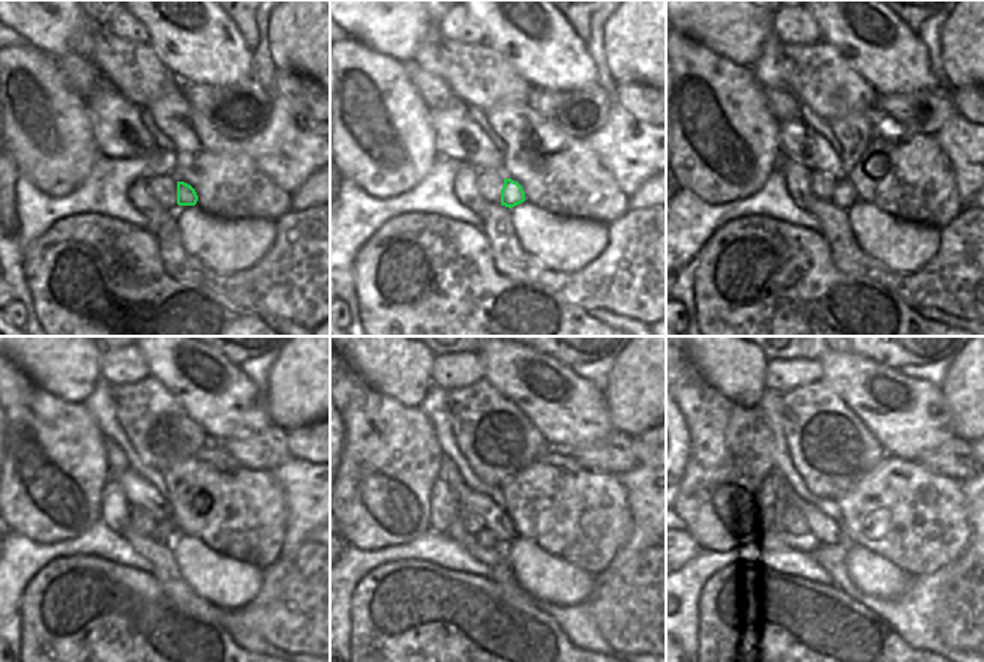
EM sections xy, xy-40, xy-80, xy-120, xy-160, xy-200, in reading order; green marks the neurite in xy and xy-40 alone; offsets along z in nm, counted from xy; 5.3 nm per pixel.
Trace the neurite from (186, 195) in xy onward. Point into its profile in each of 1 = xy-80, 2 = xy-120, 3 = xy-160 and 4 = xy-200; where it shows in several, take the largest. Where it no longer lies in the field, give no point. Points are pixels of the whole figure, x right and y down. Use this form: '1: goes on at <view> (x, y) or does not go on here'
1: goes on at xy-80 (845, 194)
2: goes on at xy-120 (165, 532)
3: goes on at xy-160 (483, 538)
4: goes on at xy-200 (771, 539)

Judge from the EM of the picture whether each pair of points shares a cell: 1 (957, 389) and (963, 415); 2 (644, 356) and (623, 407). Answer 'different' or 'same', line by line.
1: same
2: same

